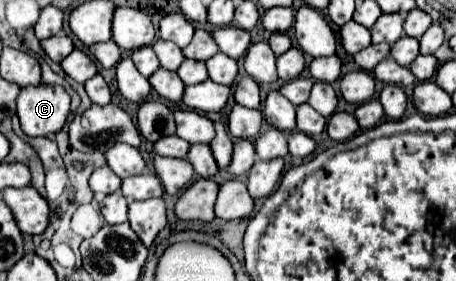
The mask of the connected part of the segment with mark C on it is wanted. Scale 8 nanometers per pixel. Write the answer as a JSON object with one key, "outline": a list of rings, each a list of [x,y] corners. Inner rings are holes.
{"outline":[[[49,83],[29,85],[29,89],[21,89],[17,97],[17,115],[21,121],[21,129],[29,137],[47,137],[49,133],[57,133],[67,121],[69,105],[71,97],[61,85],[49,85]]]}

